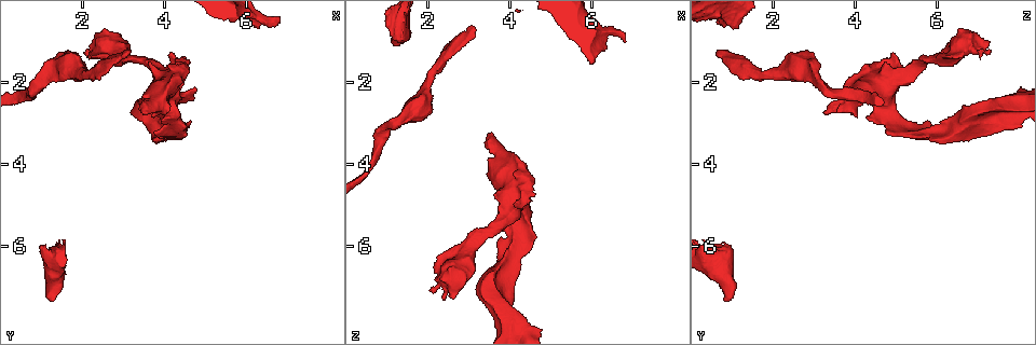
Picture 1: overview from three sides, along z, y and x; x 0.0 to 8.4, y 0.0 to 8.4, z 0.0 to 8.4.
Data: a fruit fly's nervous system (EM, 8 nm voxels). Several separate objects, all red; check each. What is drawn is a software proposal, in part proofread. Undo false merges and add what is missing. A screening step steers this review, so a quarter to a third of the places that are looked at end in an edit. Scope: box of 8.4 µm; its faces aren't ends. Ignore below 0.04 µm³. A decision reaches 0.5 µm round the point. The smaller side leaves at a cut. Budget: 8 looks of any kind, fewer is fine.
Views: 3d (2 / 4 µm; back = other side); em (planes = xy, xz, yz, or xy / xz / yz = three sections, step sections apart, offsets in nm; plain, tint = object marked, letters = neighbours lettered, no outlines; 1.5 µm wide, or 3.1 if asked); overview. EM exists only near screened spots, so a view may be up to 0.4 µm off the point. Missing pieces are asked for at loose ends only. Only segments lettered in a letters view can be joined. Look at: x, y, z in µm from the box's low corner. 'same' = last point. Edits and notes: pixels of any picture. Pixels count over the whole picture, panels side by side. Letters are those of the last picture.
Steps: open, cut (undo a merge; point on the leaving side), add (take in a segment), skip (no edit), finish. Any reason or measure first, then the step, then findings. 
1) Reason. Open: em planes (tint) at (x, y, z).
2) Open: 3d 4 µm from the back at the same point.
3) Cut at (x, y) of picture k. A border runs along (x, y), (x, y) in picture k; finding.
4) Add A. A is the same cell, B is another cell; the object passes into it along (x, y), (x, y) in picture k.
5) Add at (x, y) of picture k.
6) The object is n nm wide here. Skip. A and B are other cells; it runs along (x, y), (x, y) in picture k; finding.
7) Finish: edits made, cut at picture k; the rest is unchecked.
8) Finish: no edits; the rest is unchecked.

Open: 3d 4 µm at (3.35, 1.50, 5.75).

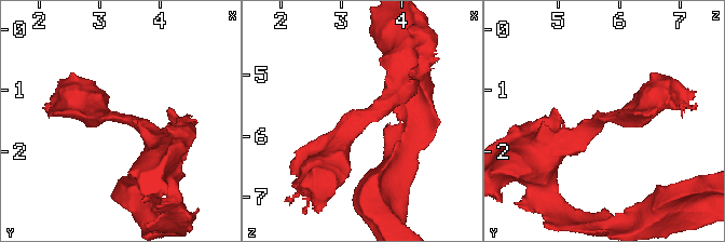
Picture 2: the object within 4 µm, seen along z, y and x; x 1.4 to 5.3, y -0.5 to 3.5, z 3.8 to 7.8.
The arms are 340, 360 nm wide; need the tissue. Open: em xy step 8 (tint) at (3.40, 1.45, 5.70).

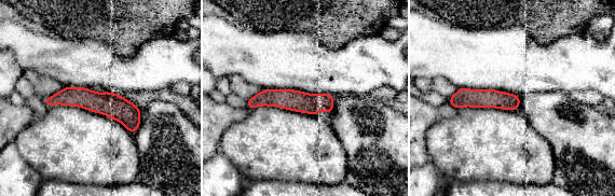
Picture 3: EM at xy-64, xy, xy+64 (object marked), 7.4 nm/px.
Open: em xy step 8 (letters) at the same point.

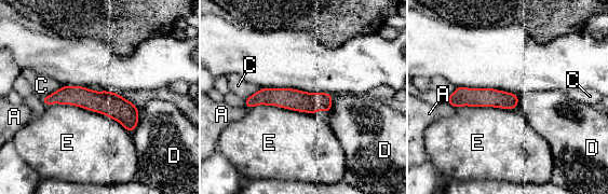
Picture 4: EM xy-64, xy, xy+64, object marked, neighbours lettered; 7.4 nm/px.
The longest contact is with E, 650 nm. Skip. A, C, D and E are other cells; all the same neuron.

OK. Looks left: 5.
An open end. Open: 3d 4 µm at (2.10, 1.40, 7.05).

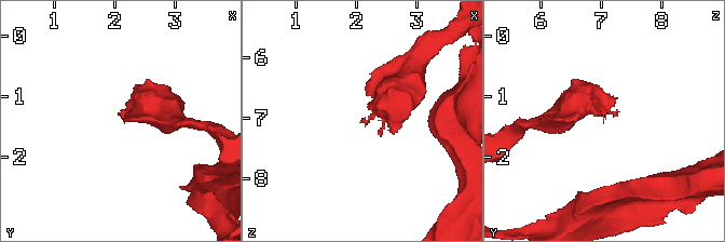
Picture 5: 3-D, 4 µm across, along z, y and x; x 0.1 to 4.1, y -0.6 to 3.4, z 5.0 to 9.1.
Now the EM. Open: em xz step 4 (tint) at (2.15, 1.35, 7.05).

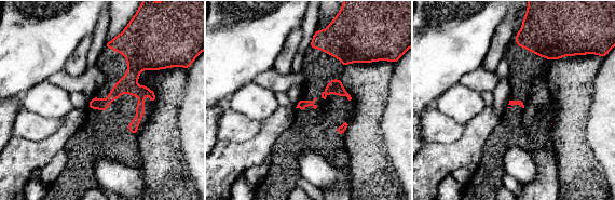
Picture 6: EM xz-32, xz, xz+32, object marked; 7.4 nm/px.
Open: em xz step 4 (letters) at the same point.

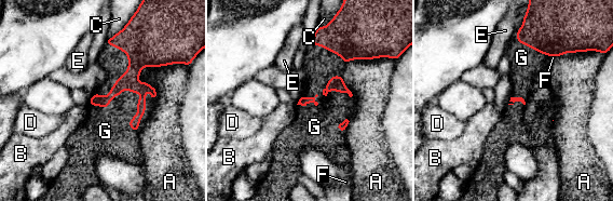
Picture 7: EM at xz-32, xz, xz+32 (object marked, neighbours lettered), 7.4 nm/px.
Add G. G is the same cell, A, B, C, D, E and F are other cells; the object passes into it along (128, 80), (137, 112), (108, 129) in picture 7; the neuron continues.

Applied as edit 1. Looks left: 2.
Finish: edits made, add at picture 7; the rest is unchecked.

